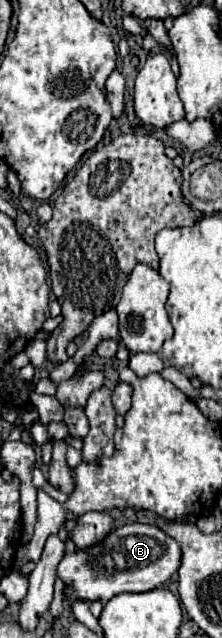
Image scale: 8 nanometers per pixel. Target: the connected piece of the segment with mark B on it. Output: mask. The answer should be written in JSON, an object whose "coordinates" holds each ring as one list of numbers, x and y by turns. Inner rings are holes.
{"coordinates":[[132,522,116,526,106,534,104,540,88,548,68,552,58,564,56,576,64,582,64,586,72,588,70,598,86,602,108,602,120,592,148,592,162,586,178,570,178,564,180,548,174,538,156,526]]}

